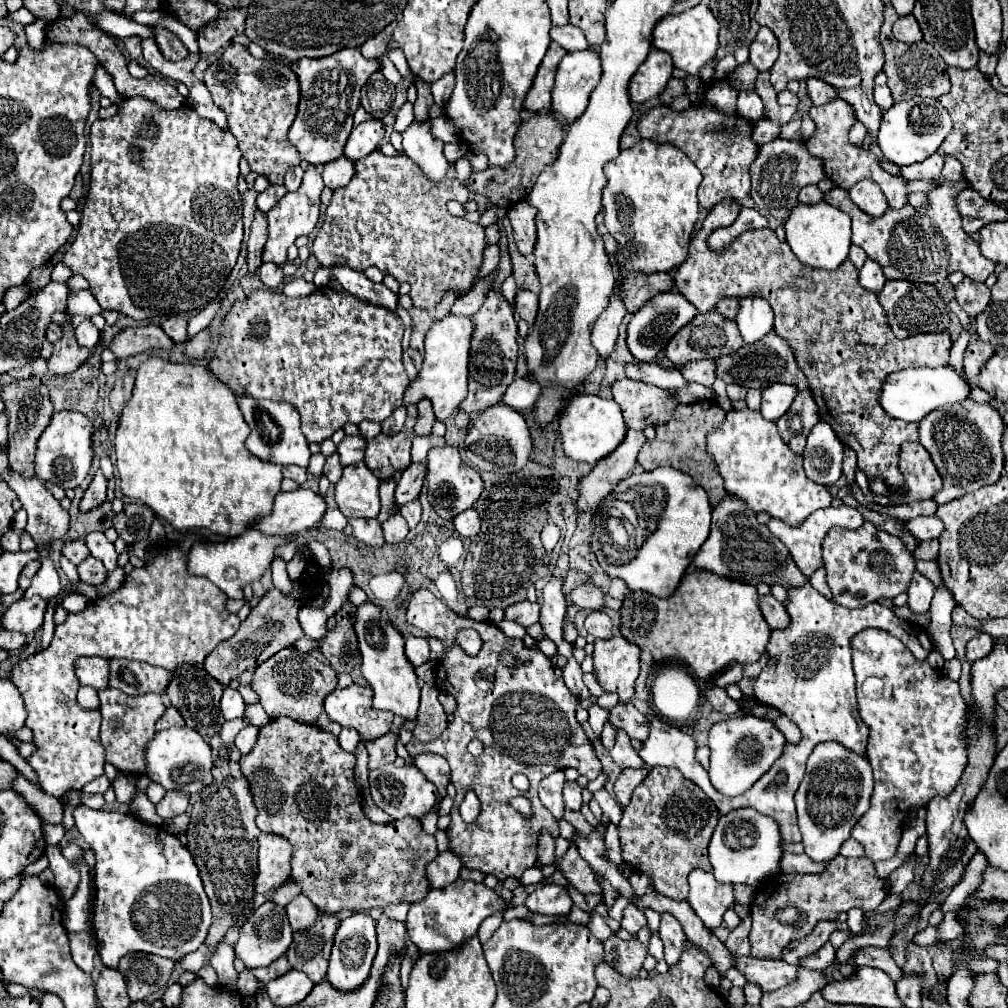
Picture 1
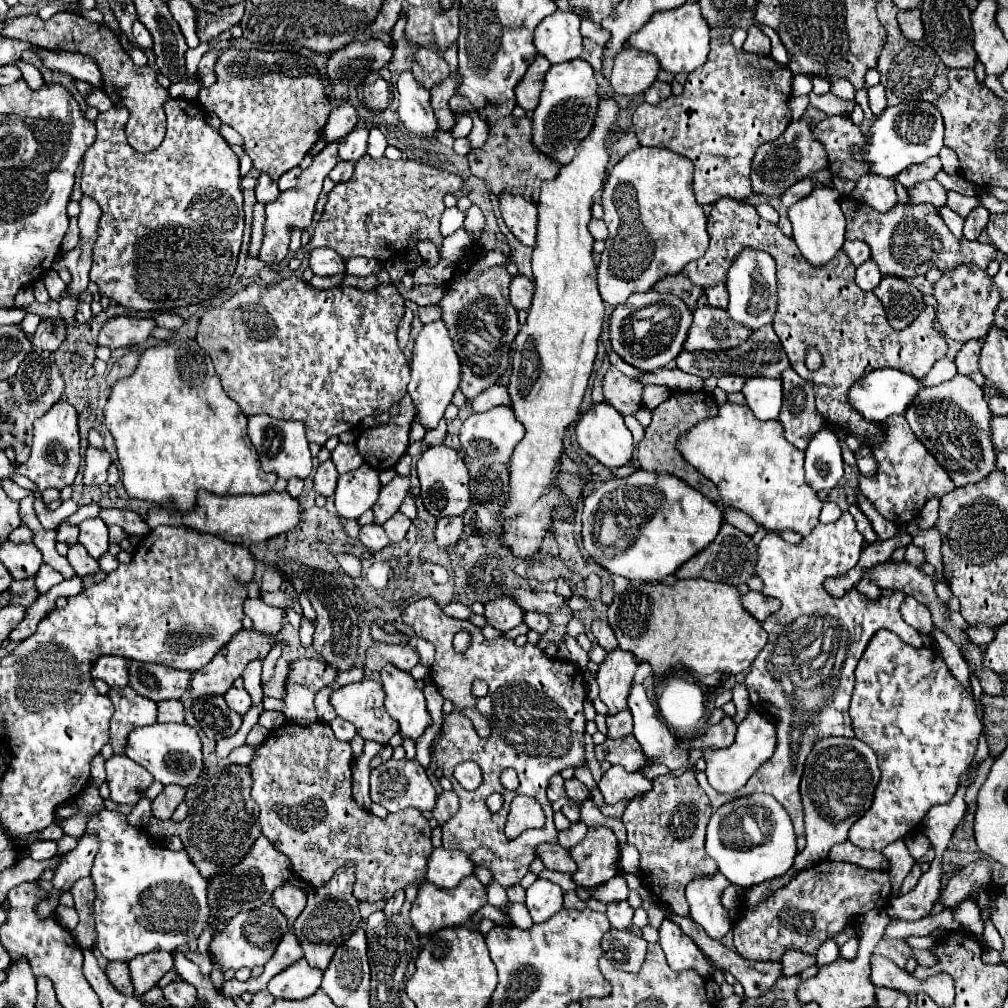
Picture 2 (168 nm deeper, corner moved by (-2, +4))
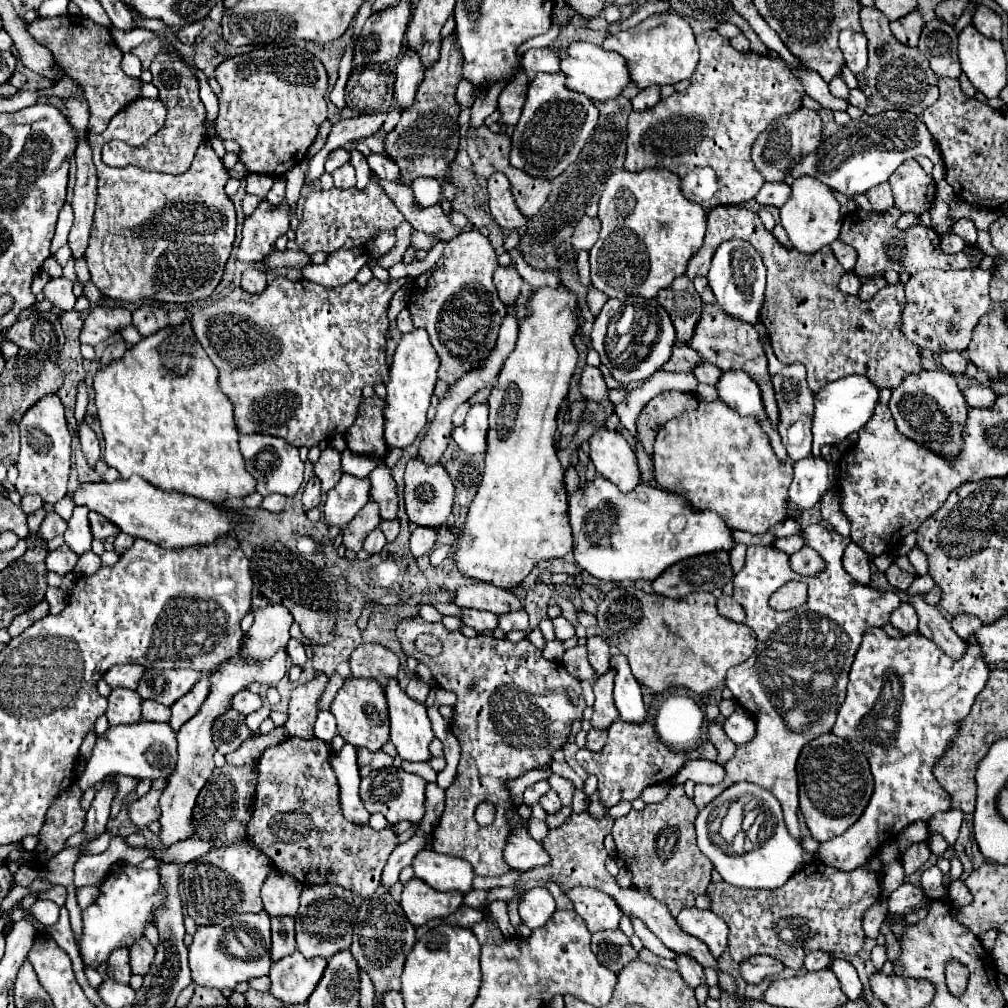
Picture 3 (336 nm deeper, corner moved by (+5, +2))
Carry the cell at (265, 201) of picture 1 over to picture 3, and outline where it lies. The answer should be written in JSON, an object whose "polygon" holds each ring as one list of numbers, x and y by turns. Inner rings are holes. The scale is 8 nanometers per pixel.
{"polygon":[[248,172,246,174,246,192,266,198,274,184,274,178,270,174,260,174,260,172]]}

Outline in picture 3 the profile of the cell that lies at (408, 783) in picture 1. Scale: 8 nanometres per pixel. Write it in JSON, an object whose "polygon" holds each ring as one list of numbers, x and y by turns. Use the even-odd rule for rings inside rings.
{"polygon":[[384,768,384,770,372,770,366,778,360,782,360,798,370,814,380,812,388,820,388,824,398,824,402,820,408,820,412,824,418,824,424,816,424,778,404,772,402,768]]}

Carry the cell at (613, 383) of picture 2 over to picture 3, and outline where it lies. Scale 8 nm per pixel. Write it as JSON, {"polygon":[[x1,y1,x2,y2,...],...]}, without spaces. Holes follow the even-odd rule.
{"polygon":[[584,366,582,374,580,374,578,388,580,388,580,394,586,400,594,400,594,402,600,402,600,404,608,404,608,398,606,398,608,386,606,386,606,382,604,382,604,378,602,378,602,374,600,374,598,368]]}

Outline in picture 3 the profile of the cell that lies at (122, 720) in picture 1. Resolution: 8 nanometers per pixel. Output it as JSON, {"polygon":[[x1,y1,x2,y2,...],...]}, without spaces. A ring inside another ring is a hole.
{"polygon":[[114,688,112,694,108,696,108,710,106,710,106,718,110,726,140,722,142,720,140,704,142,698,134,690]]}

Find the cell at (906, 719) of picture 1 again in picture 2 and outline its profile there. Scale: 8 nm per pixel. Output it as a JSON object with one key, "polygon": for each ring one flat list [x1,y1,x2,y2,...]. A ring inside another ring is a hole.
{"polygon":[[879,630,869,640,857,664,855,678,857,682,849,708,855,738,863,740,875,750,879,758,881,780,877,784,871,808,851,826,849,840,859,848,881,850,915,830,931,806,947,804,953,798,961,774,975,758,977,738,983,730,983,724,975,714,973,696,959,686,945,660,931,648,913,648,905,644,889,630]]}

